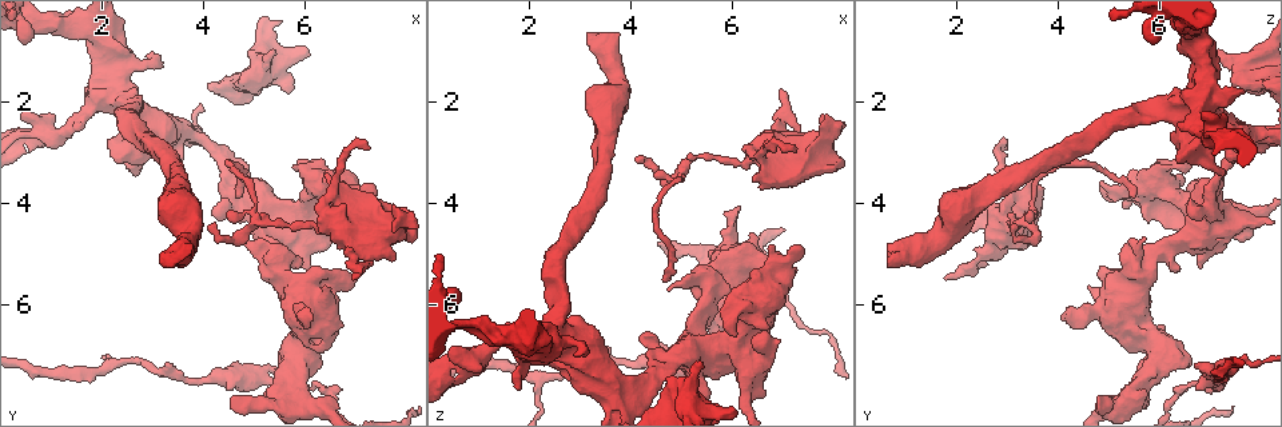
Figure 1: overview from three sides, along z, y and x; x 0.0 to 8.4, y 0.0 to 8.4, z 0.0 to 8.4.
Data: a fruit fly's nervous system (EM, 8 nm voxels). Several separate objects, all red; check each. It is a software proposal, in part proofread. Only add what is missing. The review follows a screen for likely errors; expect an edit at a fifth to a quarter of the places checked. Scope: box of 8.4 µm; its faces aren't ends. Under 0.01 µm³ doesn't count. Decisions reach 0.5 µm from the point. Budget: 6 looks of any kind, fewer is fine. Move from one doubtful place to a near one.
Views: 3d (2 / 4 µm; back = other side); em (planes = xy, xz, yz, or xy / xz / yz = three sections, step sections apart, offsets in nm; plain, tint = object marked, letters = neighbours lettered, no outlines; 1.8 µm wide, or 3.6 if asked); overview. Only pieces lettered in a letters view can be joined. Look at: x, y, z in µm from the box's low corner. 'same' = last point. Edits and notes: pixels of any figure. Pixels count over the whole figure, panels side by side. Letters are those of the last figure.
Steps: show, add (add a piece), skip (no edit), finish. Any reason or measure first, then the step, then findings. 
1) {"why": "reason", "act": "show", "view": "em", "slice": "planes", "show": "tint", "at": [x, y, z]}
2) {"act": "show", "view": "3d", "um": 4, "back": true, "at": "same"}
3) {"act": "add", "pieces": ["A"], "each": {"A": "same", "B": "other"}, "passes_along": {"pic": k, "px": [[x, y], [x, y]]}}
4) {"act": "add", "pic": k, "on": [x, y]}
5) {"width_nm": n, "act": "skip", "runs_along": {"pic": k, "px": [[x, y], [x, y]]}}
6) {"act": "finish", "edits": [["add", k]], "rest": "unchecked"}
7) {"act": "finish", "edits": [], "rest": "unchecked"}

{"why": "free end", "act": "show", "view": "em", "slice": "planes", "show": "plain", "at": [5.50, 5.25, 6.40]}

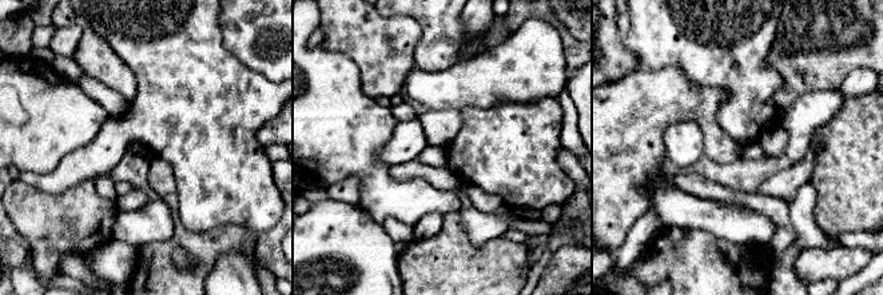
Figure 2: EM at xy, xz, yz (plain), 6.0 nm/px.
{"why": "see the neighbours", "act": "show", "view": "em", "slice": "planes", "show": "letters", "at": "same"}

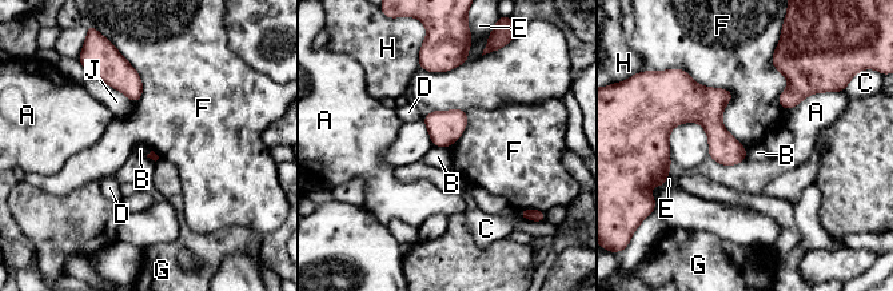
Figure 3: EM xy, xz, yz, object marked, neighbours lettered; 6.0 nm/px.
{"act": "skip", "each": {"A": "other", "B": "other", "C": "other", "D": "other", "E": "other", "F": "other", "G": "other", "H": "other", "J": "other"}, "border": {"pic": 3, "px": [[434, 144], [447, 147]]}, "found": "no lettered piece goes on from it"}

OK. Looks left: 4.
{"why": "three arms meet", "act": "show", "view": "3d", "um": 2, "at": [5.00, 4.35, 3.35]}

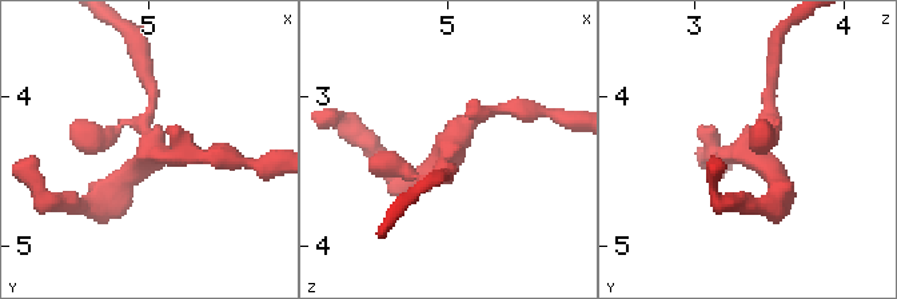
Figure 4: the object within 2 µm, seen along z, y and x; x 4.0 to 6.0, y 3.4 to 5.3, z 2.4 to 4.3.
{"act": "show", "view": "em", "slice": "xz", "step": 4, "show": "tint", "at": [5.02, 4.34, 3.34]}

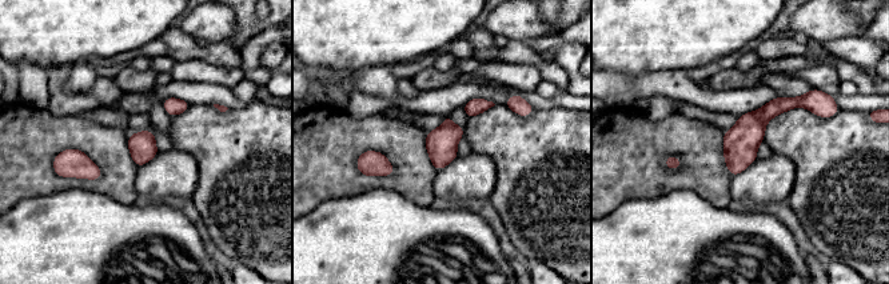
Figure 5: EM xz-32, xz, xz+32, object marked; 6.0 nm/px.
{"act": "show", "view": "em", "slice": "xy", "step": 8, "show": "letters", "at": "same"}

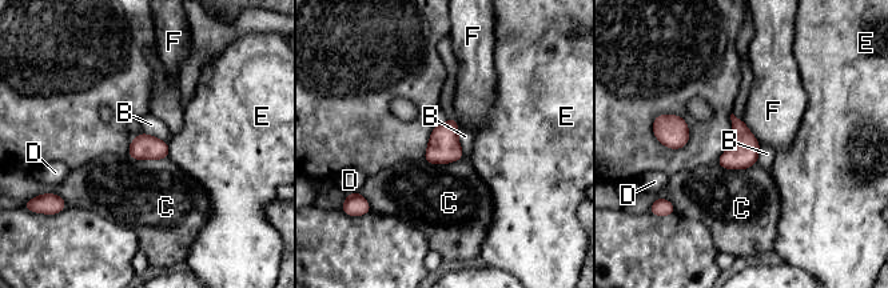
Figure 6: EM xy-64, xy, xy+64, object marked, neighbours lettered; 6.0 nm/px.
{"act": "skip", "each": {"B": "other", "C": "other", "D": "other", "E": "other", "F": "other"}, "border": {"pic": 6, "px": [[457, 126], [457, 140], [464, 156]]}, "found": "no lettered piece goes on from it"}

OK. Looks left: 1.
{"act": "finish", "edits": [], "rest": "unchecked"}

